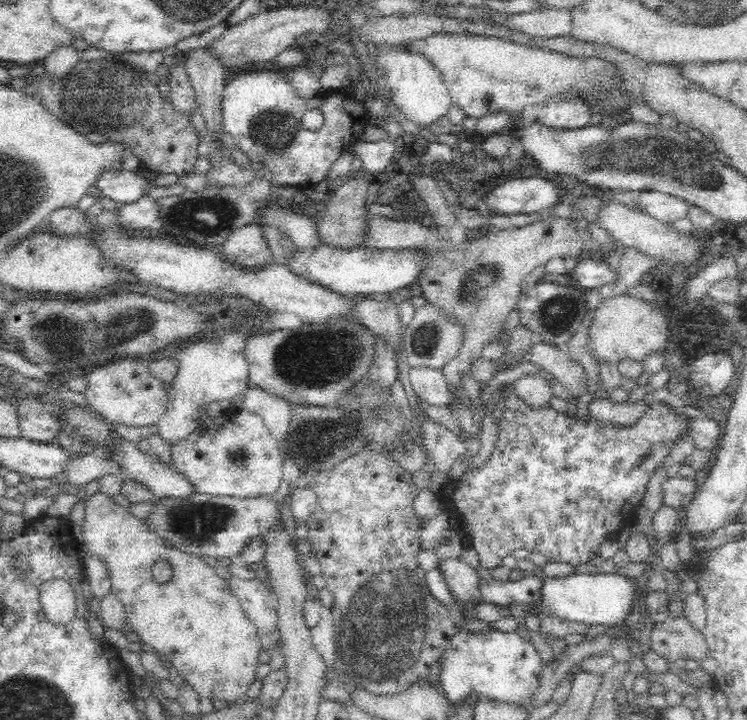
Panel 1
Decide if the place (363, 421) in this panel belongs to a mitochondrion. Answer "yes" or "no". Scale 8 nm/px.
yes

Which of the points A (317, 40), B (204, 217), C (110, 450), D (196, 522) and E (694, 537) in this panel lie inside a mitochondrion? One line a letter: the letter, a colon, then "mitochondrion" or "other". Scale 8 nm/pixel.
A: other
B: mitochondrion
C: other
D: mitochondrion
E: other

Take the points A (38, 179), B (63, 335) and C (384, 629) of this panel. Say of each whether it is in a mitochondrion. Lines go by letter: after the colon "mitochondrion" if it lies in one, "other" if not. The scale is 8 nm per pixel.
A: mitochondrion
B: mitochondrion
C: mitochondrion

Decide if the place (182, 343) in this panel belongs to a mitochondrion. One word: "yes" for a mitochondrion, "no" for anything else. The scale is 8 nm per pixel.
no

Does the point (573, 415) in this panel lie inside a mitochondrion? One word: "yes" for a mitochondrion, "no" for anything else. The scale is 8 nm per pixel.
no

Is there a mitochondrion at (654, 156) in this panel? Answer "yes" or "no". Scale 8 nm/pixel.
yes

